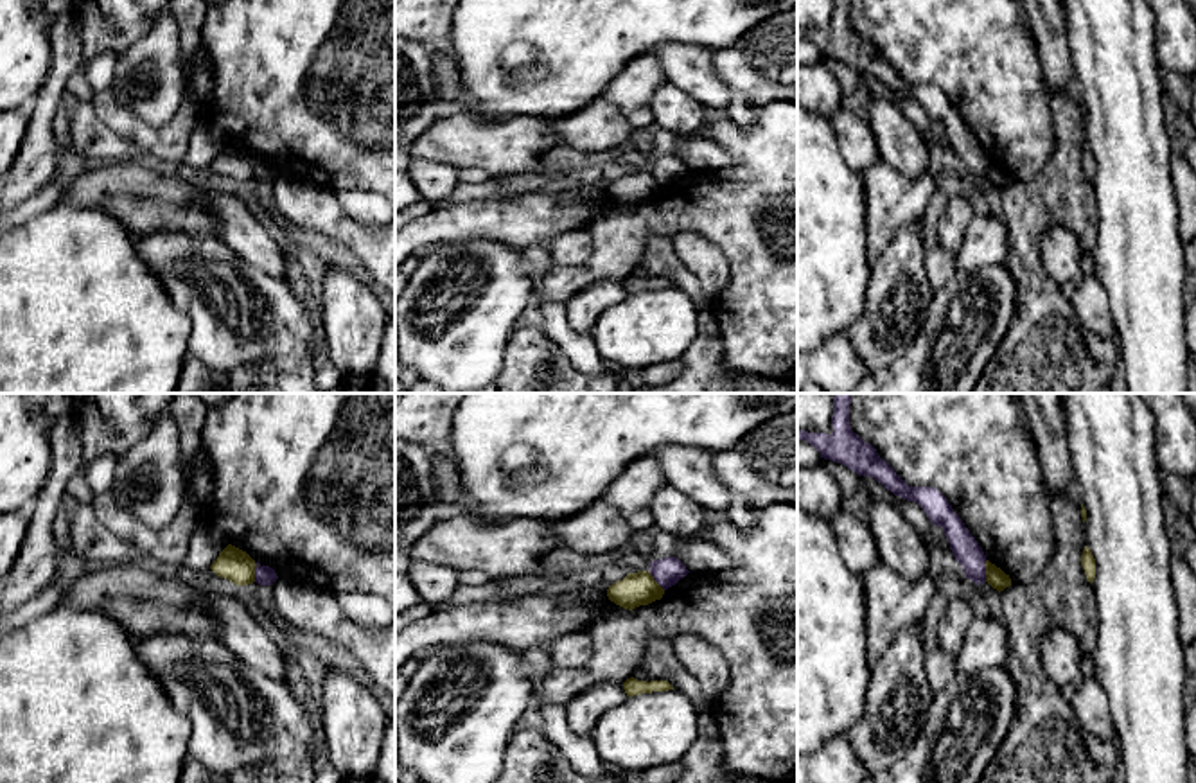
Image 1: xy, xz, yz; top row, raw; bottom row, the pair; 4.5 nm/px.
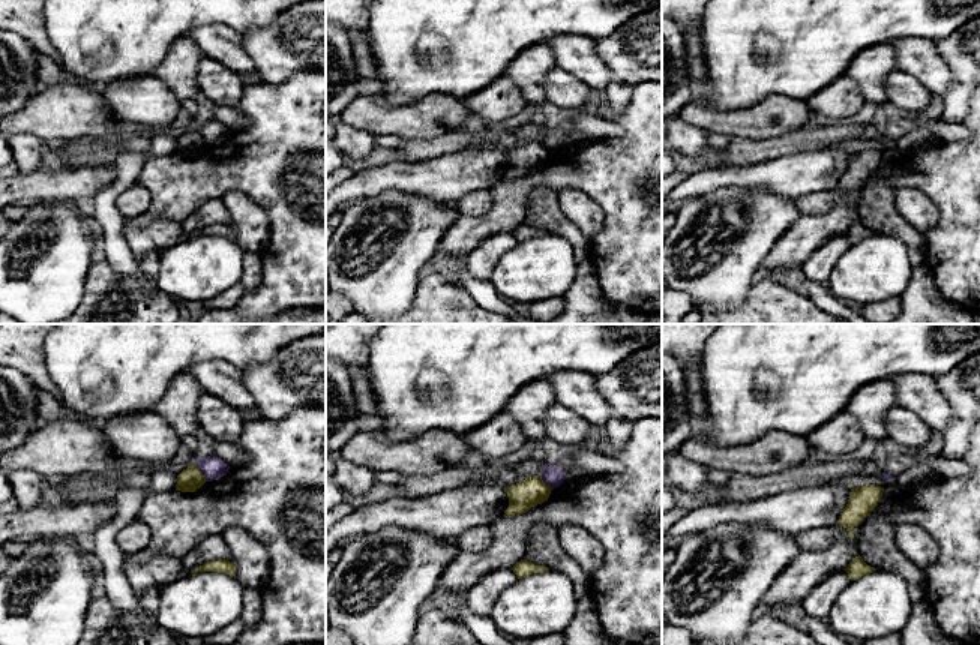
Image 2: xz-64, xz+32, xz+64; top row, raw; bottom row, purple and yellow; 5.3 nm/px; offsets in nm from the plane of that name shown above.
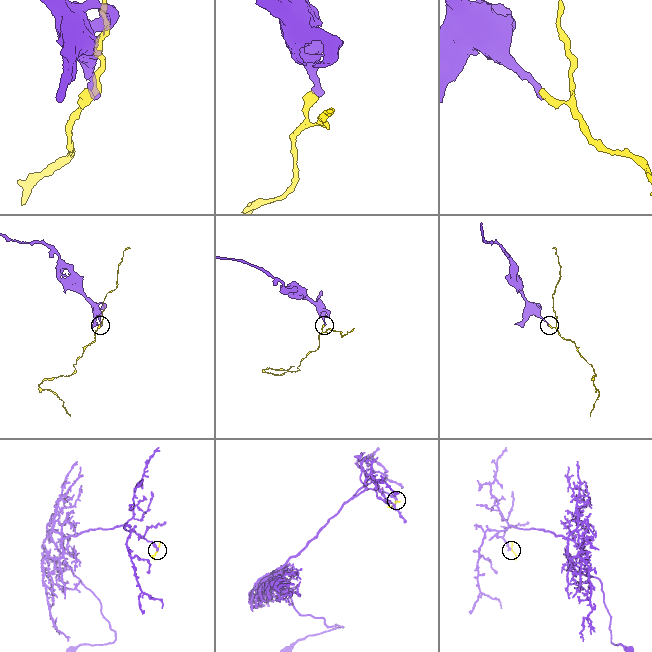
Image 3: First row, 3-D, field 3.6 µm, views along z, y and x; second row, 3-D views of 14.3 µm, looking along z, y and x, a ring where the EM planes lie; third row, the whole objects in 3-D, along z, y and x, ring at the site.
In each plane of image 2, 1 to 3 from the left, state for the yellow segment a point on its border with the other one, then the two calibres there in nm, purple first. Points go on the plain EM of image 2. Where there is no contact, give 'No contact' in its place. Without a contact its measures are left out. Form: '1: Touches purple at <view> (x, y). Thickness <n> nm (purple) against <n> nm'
1: Touches purple at xz-64 (201, 135). Thickness 130 nm (purple) against 130 nm
2: Touches purple at xz+32 (545, 146). Thickness 110 nm (purple) against 150 nm
3: No contact

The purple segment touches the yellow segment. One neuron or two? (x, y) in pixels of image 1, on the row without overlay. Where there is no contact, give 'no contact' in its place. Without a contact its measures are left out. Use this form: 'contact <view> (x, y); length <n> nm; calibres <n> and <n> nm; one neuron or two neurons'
contact yz (984, 169); length 100 nm; calibres 120 and 90 nm; two neurons

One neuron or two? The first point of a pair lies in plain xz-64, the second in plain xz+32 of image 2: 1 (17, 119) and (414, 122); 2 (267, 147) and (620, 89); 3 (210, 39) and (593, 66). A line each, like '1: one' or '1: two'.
1: one
2: two
3: one

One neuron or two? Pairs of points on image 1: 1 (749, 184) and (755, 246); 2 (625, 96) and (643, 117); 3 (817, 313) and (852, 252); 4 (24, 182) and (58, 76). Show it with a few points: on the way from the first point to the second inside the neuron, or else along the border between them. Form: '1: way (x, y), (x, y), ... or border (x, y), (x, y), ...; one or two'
1: way (751, 200), (755, 230); one
2: way (631, 101), (638, 112); one
3: way (817, 299), (817, 286), (837, 266); one
4: way (38, 155), (40, 115), (45, 103); one

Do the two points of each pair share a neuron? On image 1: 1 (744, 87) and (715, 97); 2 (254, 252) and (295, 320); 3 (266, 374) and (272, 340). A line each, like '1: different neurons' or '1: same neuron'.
1: different neurons
2: different neurons
3: different neurons

